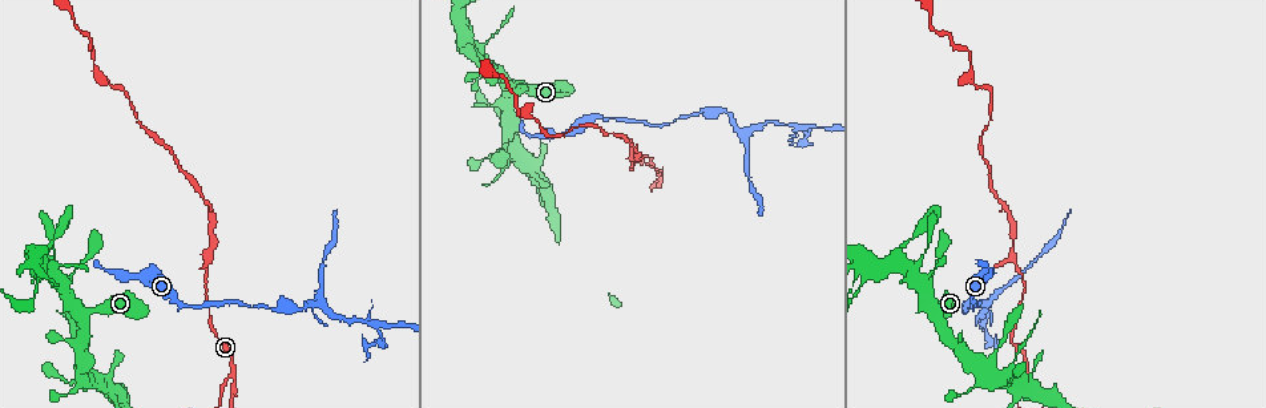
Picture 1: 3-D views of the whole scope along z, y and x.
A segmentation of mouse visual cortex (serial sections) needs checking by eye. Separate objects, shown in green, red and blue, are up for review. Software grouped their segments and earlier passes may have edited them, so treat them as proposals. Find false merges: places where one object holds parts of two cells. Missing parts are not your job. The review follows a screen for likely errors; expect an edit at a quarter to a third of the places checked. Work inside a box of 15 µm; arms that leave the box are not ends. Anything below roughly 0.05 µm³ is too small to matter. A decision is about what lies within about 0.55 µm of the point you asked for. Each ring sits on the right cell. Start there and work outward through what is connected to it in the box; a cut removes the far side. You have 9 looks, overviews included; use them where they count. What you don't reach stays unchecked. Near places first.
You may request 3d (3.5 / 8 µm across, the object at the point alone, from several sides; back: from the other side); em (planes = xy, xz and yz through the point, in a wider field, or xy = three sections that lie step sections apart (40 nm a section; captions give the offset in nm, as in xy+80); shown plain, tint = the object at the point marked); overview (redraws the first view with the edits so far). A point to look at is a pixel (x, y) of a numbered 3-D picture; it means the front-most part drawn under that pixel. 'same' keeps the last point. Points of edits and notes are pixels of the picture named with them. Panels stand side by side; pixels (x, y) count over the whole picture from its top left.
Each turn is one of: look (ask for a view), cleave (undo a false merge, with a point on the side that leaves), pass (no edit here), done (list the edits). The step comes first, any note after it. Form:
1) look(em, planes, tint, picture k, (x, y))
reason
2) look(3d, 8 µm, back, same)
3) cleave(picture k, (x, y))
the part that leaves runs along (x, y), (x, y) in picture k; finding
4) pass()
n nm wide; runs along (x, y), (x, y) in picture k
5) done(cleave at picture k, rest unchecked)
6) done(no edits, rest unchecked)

look(3d, 3.5 µm, picture 1, (651, 167))
side arm on a straight run

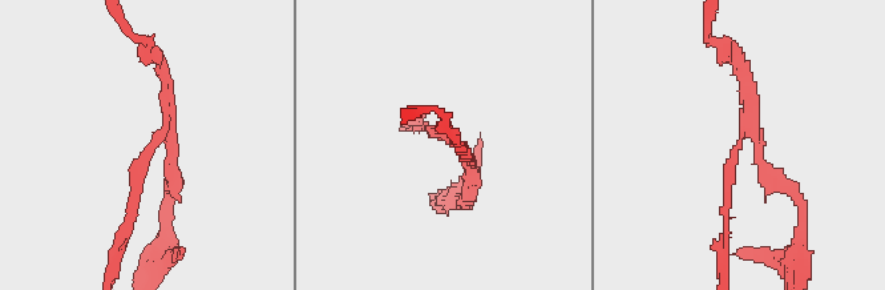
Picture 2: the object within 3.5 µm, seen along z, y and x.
look(em, xy, step 5, tint, picture 2, (735, 146))
3 arms; arms of 150, 150, 200 nm; now the EM

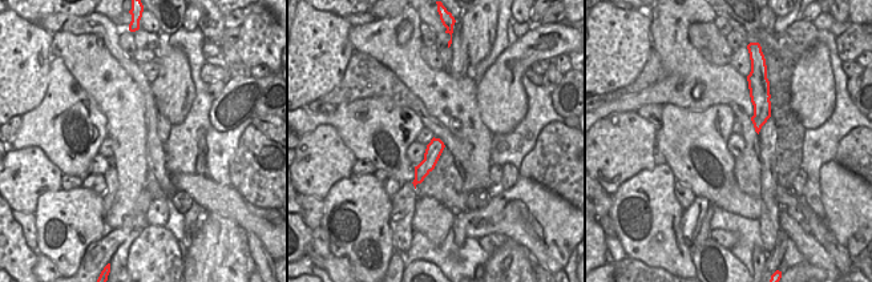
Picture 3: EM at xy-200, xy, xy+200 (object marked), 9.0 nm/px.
cleave(picture 2, (133, 178))
the part that leaves runs along (154, 143), (109, 253) in picture 2; two cells meet here

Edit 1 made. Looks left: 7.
look(overview)

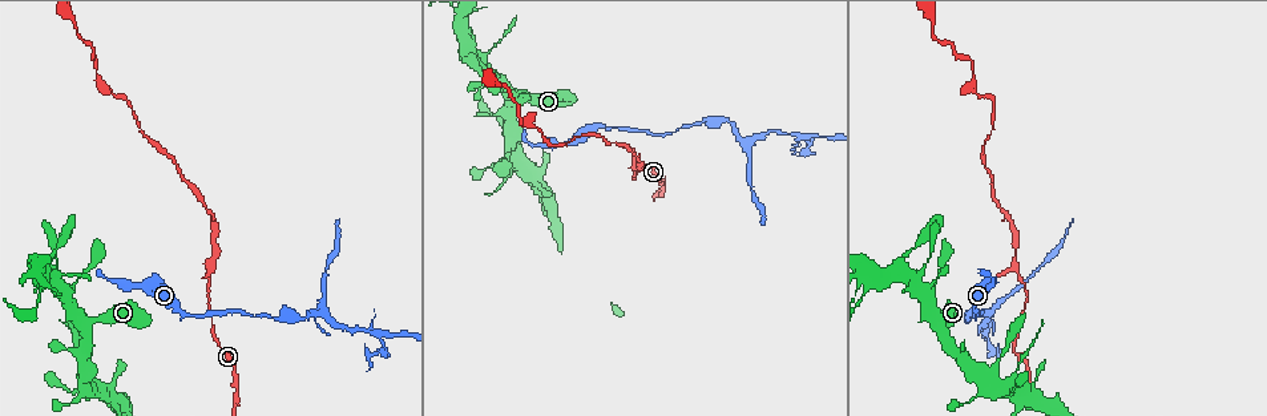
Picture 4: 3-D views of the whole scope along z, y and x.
look(3d, 3.5 µm, picture 4, (746, 141))
sharp bend

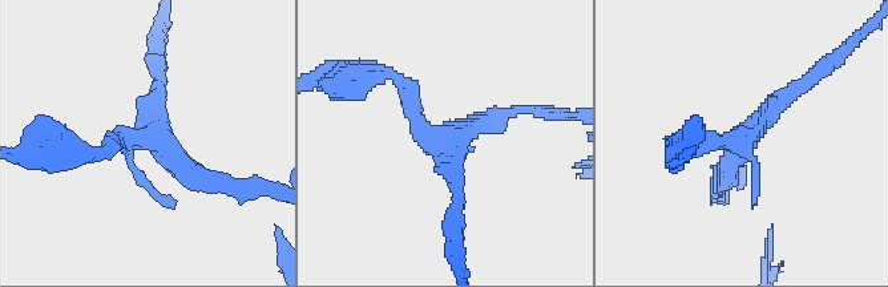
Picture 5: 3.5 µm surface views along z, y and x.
look(em, xy, step 3, tint, picture 5, (746, 134))

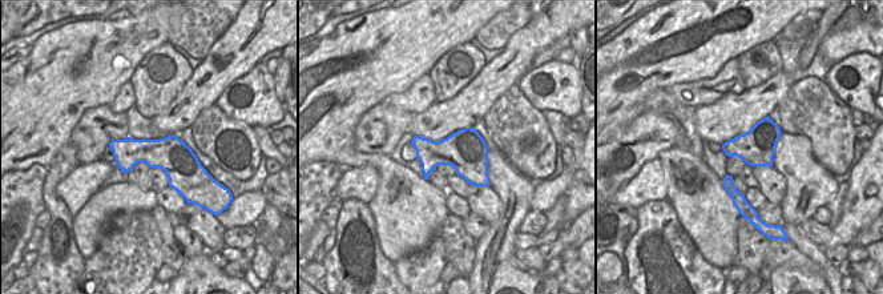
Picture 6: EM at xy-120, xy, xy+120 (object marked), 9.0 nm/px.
pass()
380 nm wide; runs along (113, 144), (169, 153), (200, 172) in picture 6; continuous, no second cell

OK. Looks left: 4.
look(3d, 3.5 µm, back, picture 4, (987, 332))
abrupt turn

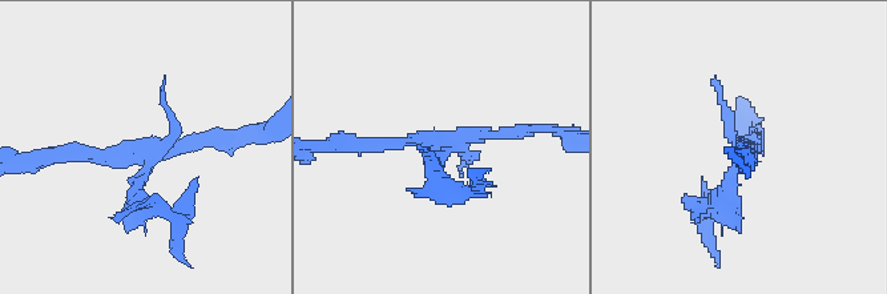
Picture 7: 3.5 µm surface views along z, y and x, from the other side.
look(em, xy, step 1, tint, picture 7, (152, 150))
now the EM

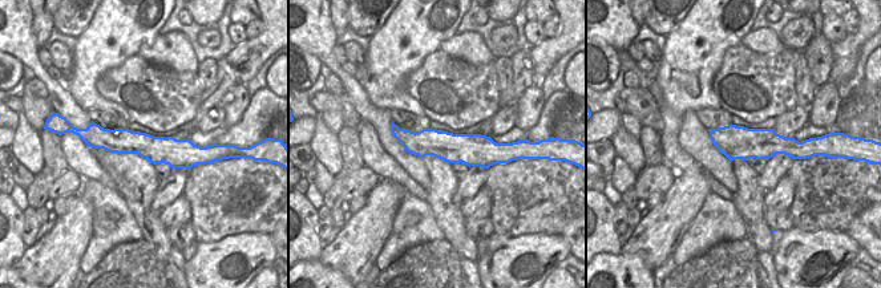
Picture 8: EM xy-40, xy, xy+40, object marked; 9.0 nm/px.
cleave(picture 7, (141, 196))
the part that leaves runs along (154, 160), (137, 197), (178, 225), (178, 250) in picture 7; a second cell is stuck on

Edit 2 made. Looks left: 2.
done(cleave at picture 2, cleave at picture 7, rest unchecked)

